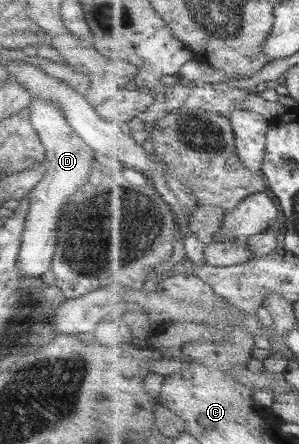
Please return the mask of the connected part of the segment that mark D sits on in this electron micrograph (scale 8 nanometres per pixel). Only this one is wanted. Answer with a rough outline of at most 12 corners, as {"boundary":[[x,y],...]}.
{"boundary":[[50,100],[28,118],[46,174],[26,194],[16,267],[50,268],[62,206],[88,180],[92,150]]}

